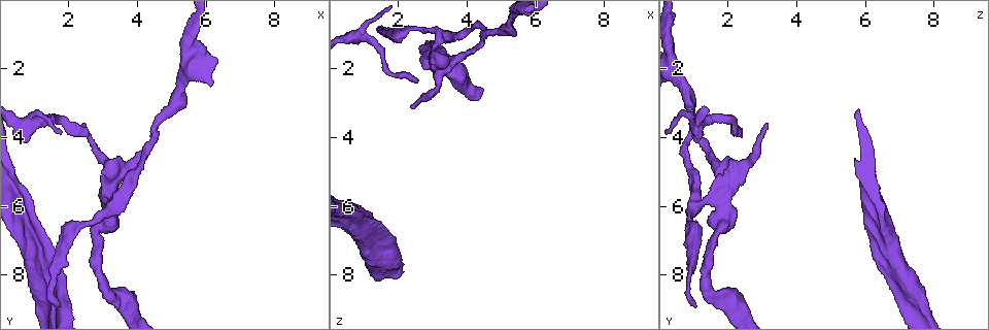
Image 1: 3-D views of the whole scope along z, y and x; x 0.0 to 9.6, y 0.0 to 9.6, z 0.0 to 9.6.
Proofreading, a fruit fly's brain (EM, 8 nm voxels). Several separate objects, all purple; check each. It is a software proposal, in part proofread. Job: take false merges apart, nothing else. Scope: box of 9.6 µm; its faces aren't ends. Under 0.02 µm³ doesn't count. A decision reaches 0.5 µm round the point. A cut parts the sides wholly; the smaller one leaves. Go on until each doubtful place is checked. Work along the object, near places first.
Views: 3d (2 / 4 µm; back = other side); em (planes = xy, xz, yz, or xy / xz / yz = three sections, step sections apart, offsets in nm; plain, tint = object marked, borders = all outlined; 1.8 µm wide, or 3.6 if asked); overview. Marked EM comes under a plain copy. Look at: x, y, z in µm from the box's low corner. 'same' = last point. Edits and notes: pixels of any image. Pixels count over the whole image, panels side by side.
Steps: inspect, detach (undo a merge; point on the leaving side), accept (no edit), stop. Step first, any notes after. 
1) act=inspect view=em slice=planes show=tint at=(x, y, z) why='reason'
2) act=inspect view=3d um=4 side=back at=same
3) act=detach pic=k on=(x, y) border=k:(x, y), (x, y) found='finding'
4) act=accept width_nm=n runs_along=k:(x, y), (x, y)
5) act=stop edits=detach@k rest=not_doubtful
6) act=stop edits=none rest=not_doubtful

act=inspect view=3d um=4 at=(2.95, 4.50, 2.75) why='calibre changes'

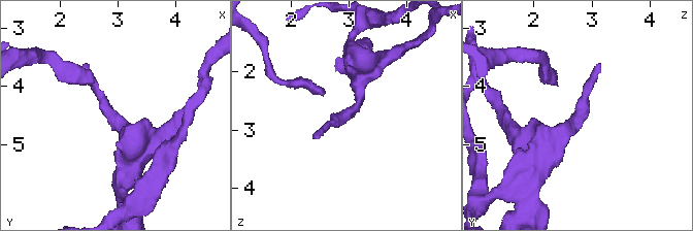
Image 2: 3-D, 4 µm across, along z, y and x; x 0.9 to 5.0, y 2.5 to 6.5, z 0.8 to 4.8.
act=inspect view=em slice=planes show=borders at=(2.95, 4.50, 2.70)

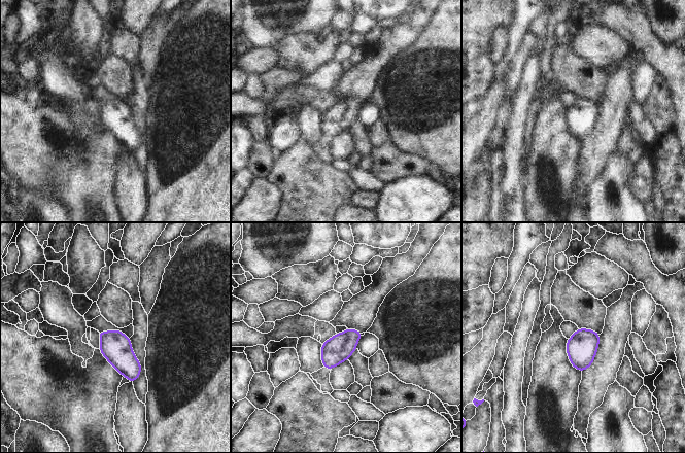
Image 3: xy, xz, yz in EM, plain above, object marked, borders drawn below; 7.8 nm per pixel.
act=accept found='one neuron here'

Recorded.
act=inspect view=3d um=2 at=(4.55, 3.85, 1.00) why='three arms meet'

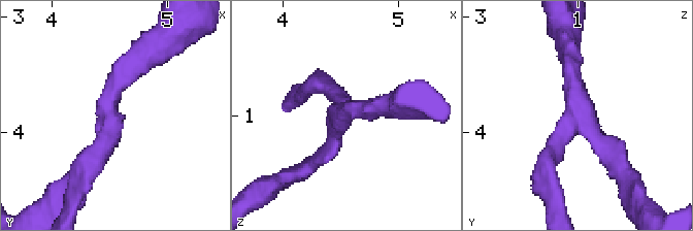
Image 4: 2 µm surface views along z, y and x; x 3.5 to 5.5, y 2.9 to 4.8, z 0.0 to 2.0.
act=inspect view=em slice=xy step=4 show=tint at=(4.50, 3.88, 0.98) arms=3 why='shape alone is not enough'

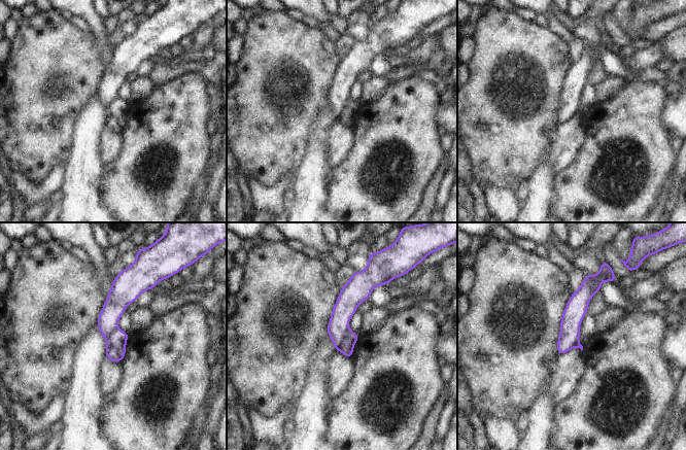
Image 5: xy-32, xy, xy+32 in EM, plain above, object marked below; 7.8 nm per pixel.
act=inspect view=em slice=planes show=borders at=same why='cut it another way'

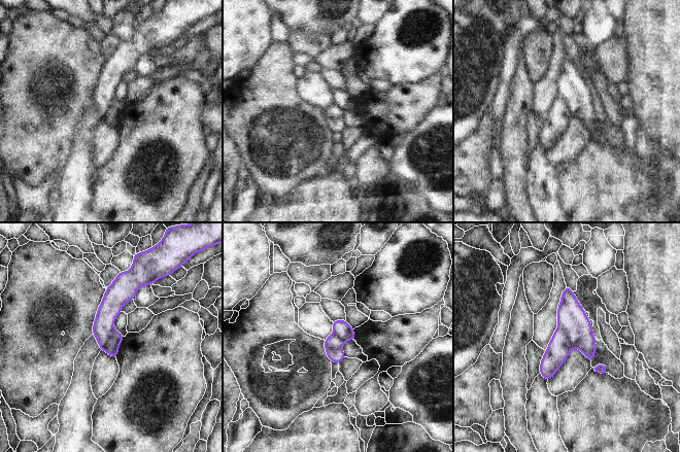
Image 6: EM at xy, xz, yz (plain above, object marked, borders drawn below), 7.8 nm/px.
act=accept runs_along=6:(567, 289), (568, 335), (547, 376) found='all the same neuron'

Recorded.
act=inspect view=3d um=4 at=(3.30, 5.25, 1.95) why='touches itself'

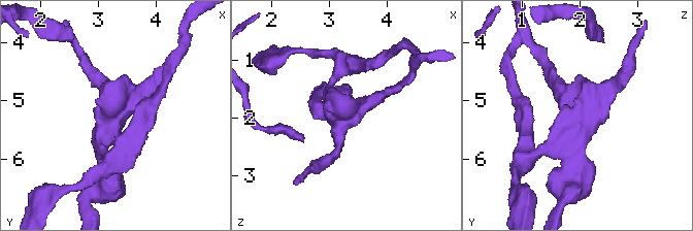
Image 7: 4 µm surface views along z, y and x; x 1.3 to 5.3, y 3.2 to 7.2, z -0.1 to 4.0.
act=inspect view=em slice=planes show=tint at=(3.30, 5.30, 1.85) arms=3 arm_widths_nm=190,220,240

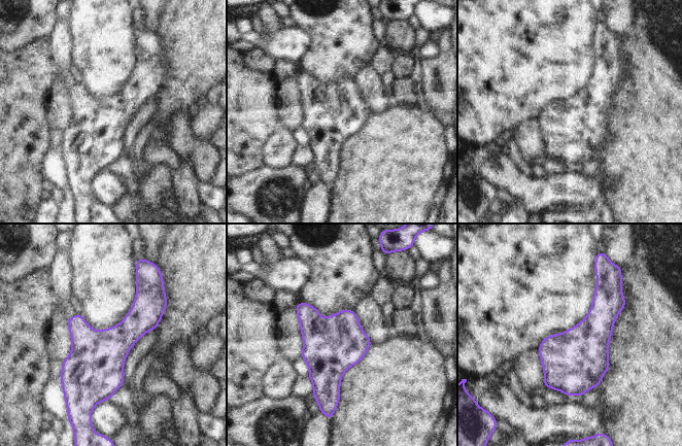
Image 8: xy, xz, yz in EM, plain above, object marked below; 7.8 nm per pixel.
act=accept found='all the same neuron'

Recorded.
act=inspect view=3d um=4 at=(0.95, 7.40, 6.75) why='three-way junction'

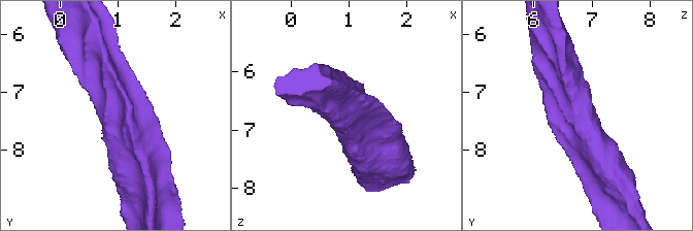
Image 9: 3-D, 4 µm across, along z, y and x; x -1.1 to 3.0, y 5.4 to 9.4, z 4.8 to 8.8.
act=inspect view=em um=3.6 slice=planes show=tint at=(0.95, 7.40, 6.75) why='shape alone is not enough'

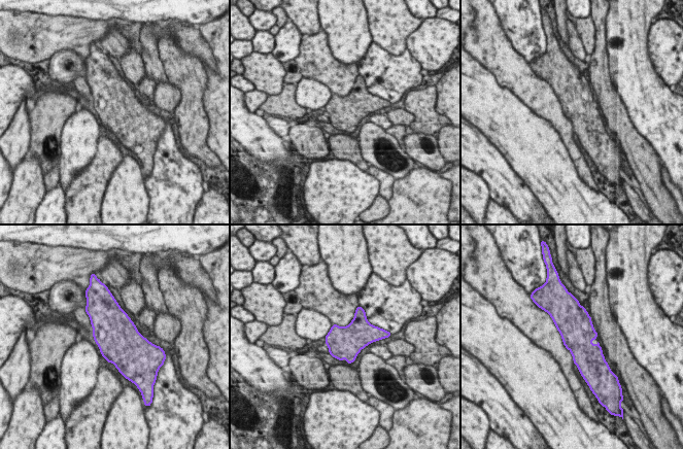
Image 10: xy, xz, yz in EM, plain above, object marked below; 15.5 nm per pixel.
act=accept found='all the same neuron'

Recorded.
act=inspect view=em slice=yz step=16 show=tint at=(0.70, 6.20, 6.35)

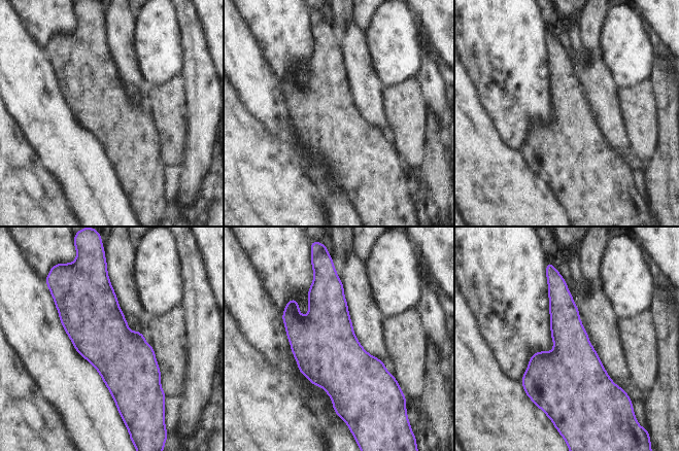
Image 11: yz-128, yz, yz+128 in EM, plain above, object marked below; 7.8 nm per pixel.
act=accept found='continuous, no second neuron'

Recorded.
act=stop edits=none rest=not_doubtful

